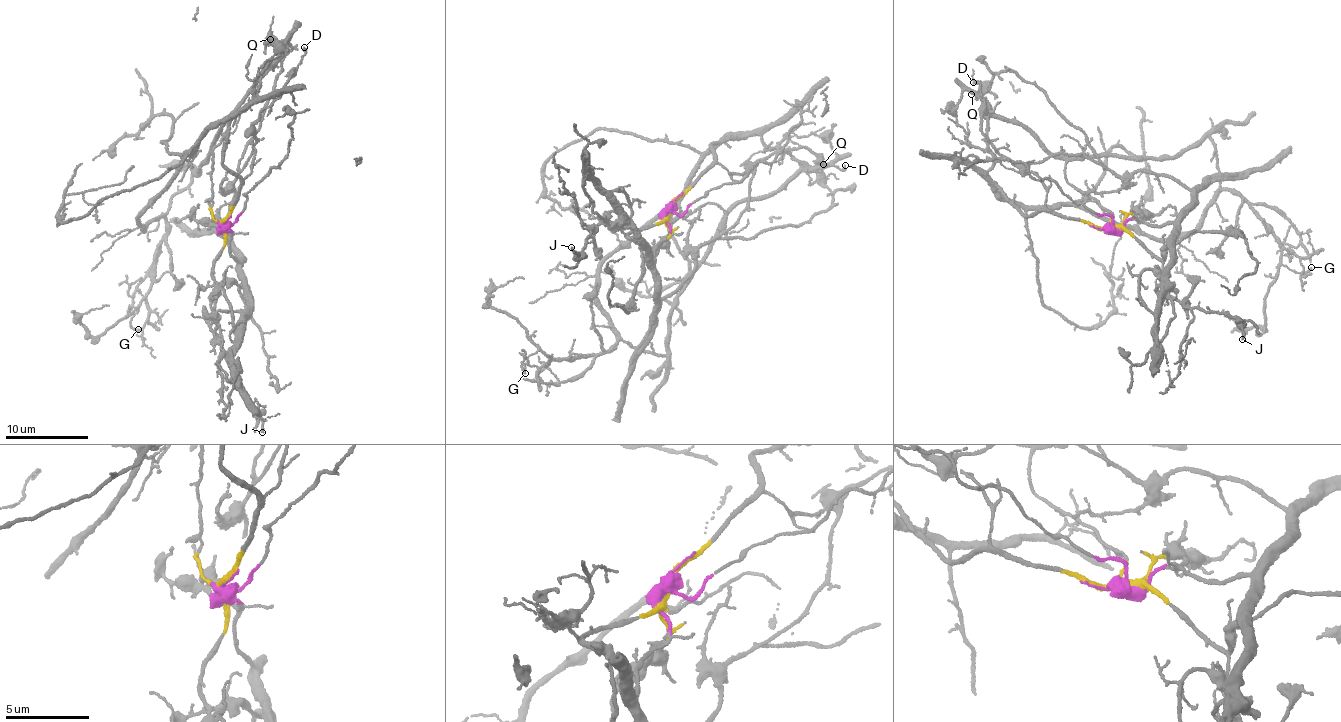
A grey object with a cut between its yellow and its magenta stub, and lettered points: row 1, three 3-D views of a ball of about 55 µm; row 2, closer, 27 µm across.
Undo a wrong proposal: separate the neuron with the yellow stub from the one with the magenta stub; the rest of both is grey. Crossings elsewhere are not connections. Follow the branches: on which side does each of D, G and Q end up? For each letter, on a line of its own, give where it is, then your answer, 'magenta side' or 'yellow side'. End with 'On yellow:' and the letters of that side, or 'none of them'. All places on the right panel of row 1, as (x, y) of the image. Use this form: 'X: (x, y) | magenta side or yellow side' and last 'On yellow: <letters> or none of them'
D: (973, 82) | magenta side
G: (1311, 267) | yellow side
Q: (971, 94) | magenta side
On yellow: G

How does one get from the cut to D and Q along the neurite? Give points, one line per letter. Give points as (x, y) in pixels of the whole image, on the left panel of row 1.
D: (223, 224), (238, 262), (222, 233), (231, 187), (256, 140), (251, 128), (304, 47)
Q: (223, 224), (234, 233), (230, 248), (238, 262), (243, 257), (222, 233), (231, 187), (291, 46), (271, 39)

